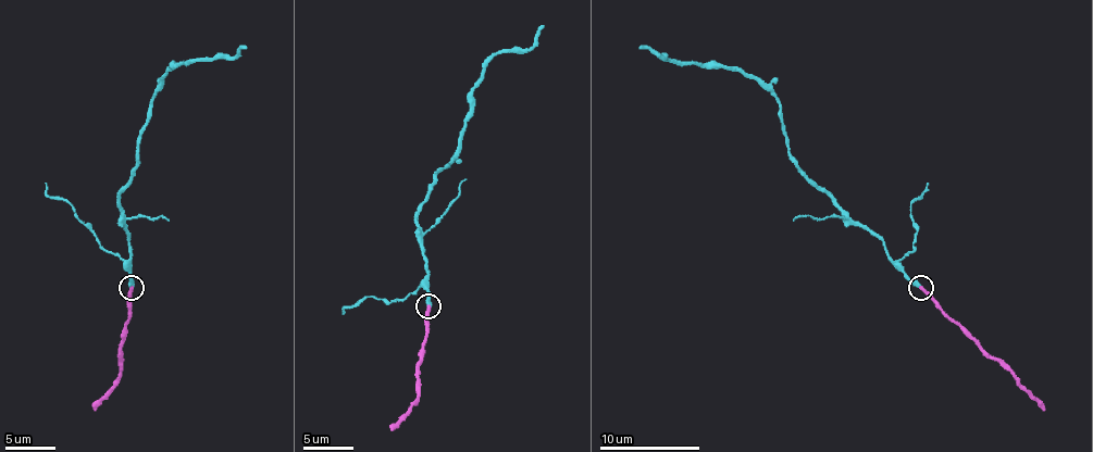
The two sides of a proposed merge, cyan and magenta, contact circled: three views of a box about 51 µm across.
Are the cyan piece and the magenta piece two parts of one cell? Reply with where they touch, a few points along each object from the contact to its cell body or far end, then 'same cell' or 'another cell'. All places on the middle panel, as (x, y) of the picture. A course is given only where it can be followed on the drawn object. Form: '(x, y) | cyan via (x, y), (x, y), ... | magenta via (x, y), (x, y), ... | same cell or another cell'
(429, 306) | cyan via (429, 305), (429, 278), (417, 209), (467, 126), (471, 88), (482, 68), (496, 53), (526, 51), (544, 26) | magenta via (429, 305), (417, 403), (392, 430) | another cell

